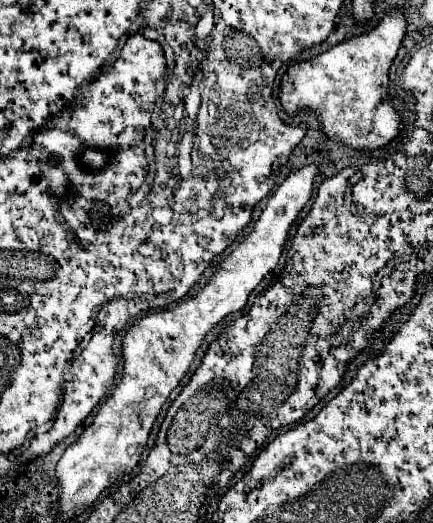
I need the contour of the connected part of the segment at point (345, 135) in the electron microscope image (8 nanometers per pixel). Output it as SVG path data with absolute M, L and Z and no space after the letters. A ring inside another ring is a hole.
M388 8L372 30L352 36L310 60L290 64L280 86L284 110L294 116L300 108L314 108L324 134L352 148L372 150L388 144L400 130L400 112L390 96L388 72L406 28L406 14L400 8Z

